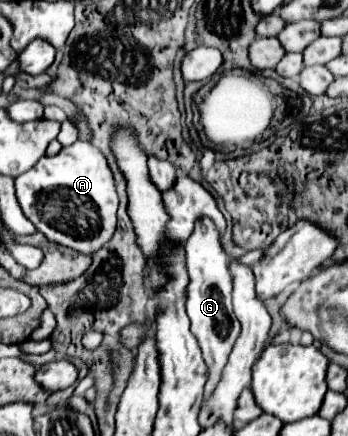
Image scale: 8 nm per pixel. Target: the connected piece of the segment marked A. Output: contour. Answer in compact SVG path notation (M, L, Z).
M74 142L56 156L44 156L16 178L16 194L26 218L52 242L94 254L116 230L118 194L102 152L90 142Z

